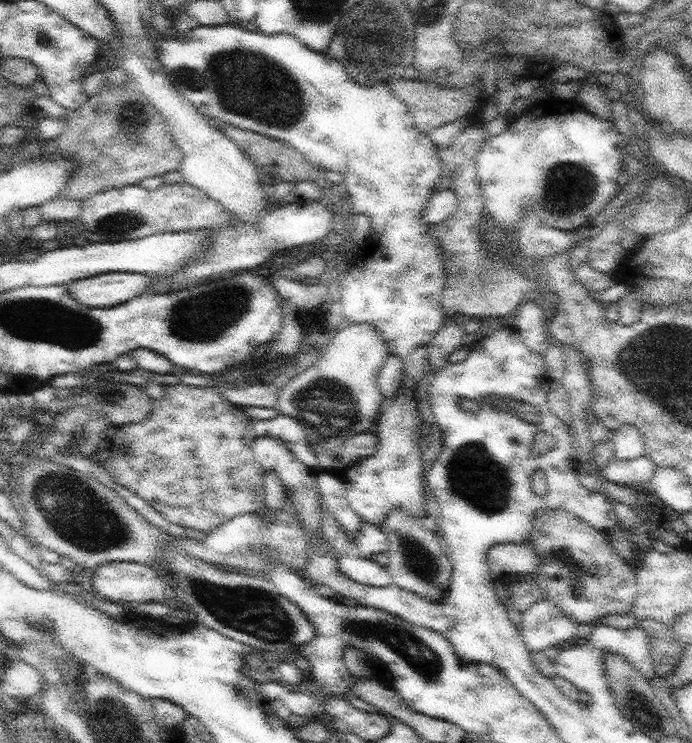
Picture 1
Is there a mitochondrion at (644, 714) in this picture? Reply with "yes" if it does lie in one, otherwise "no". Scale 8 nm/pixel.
yes

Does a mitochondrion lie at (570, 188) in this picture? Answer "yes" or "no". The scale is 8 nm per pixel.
yes

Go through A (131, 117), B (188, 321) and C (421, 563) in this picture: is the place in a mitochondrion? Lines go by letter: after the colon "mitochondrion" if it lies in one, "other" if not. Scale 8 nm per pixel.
A: mitochondrion
B: mitochondrion
C: mitochondrion

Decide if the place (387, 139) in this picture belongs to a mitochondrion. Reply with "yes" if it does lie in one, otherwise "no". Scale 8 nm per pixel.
no

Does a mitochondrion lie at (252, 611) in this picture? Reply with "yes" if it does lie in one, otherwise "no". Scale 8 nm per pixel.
yes

